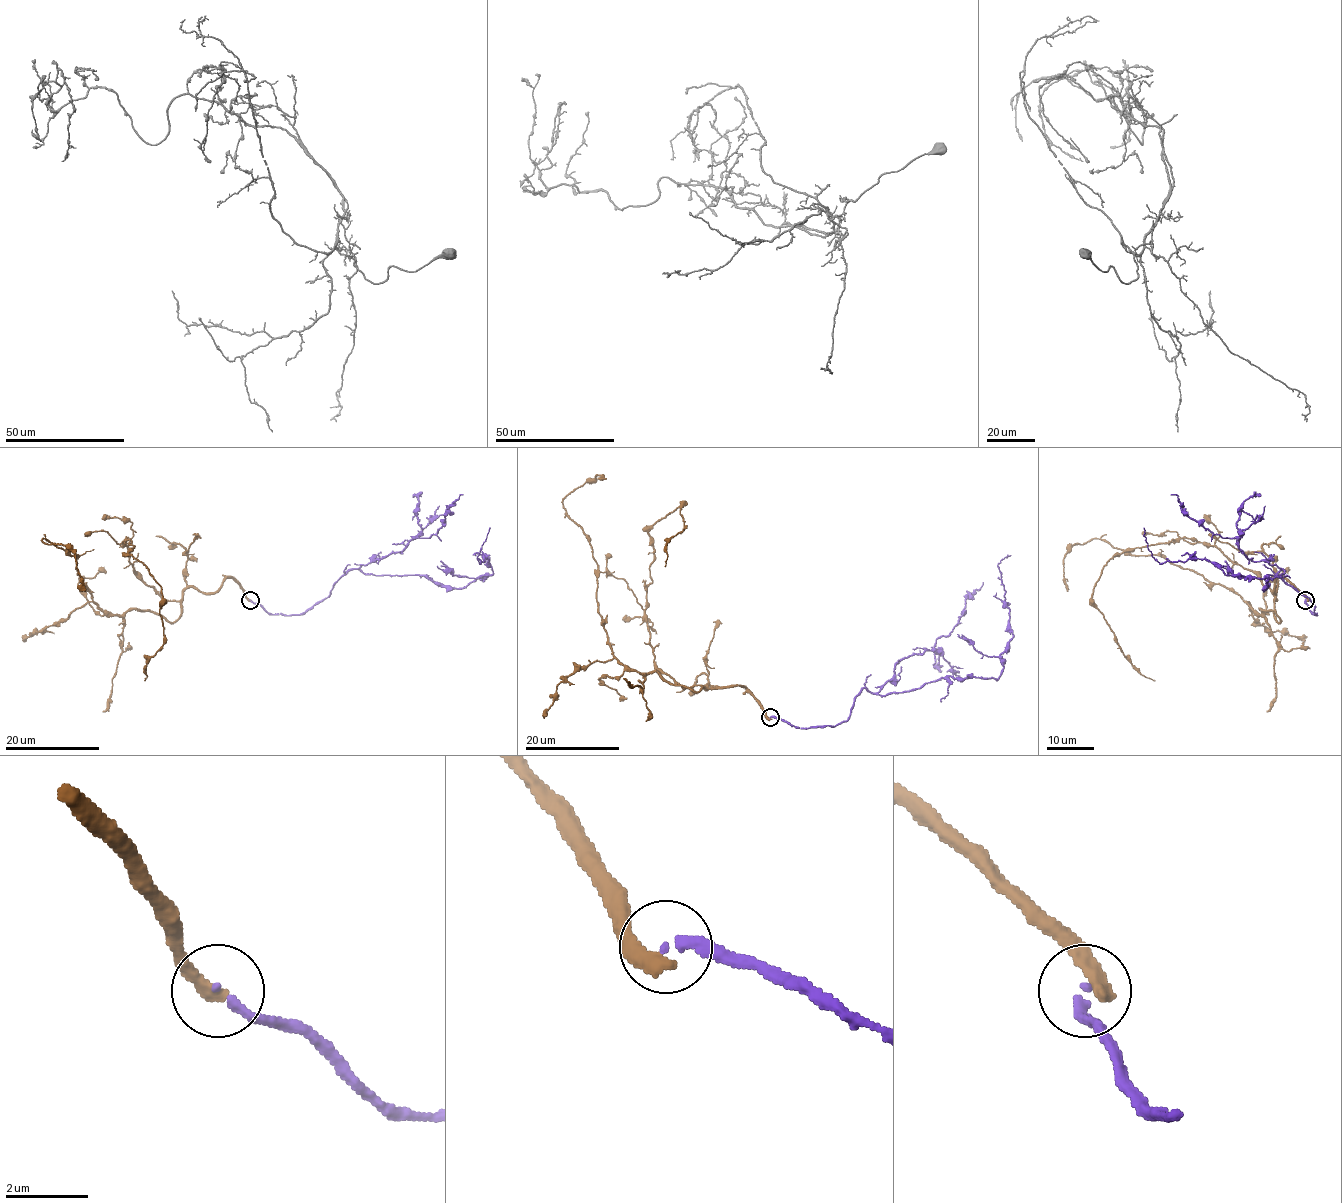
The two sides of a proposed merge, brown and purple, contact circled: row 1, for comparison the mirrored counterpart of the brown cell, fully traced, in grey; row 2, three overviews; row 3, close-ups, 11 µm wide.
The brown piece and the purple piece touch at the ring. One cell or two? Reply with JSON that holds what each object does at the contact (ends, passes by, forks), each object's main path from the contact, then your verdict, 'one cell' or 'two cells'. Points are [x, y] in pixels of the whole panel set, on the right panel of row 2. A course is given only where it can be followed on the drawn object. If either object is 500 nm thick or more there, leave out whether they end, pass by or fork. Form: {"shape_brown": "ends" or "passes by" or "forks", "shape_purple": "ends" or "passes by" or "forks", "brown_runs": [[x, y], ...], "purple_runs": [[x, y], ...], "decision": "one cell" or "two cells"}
{"shape_brown": "ends", "shape_purple": "ends", "brown_runs": [[1306, 599], [1277, 578], [1277, 622], [1163, 557], [1095, 538], [1066, 555], [1068, 591]], "purple_runs": [[1306, 599], [1316, 615], [1283, 570], [1266, 588], [1197, 558], [1160, 563], [1143, 528]], "decision": "two cells"}

